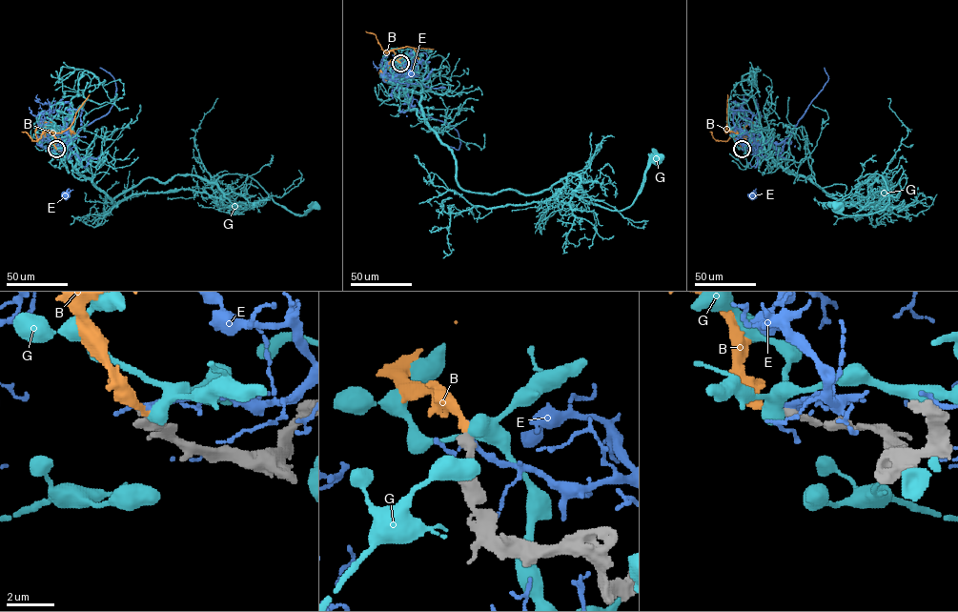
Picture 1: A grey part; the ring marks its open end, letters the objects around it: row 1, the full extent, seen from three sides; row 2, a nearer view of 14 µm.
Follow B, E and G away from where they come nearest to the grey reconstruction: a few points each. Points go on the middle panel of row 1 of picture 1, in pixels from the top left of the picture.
B: (401, 64), (397, 60), (400, 55), (397, 55), (393, 50), (406, 47), (433, 49)
E: (401, 64), (411, 68), (408, 84), (421, 83), (428, 76), (411, 73)
G: (401, 64), (473, 193), (536, 194), (560, 179), (621, 211), (657, 156)

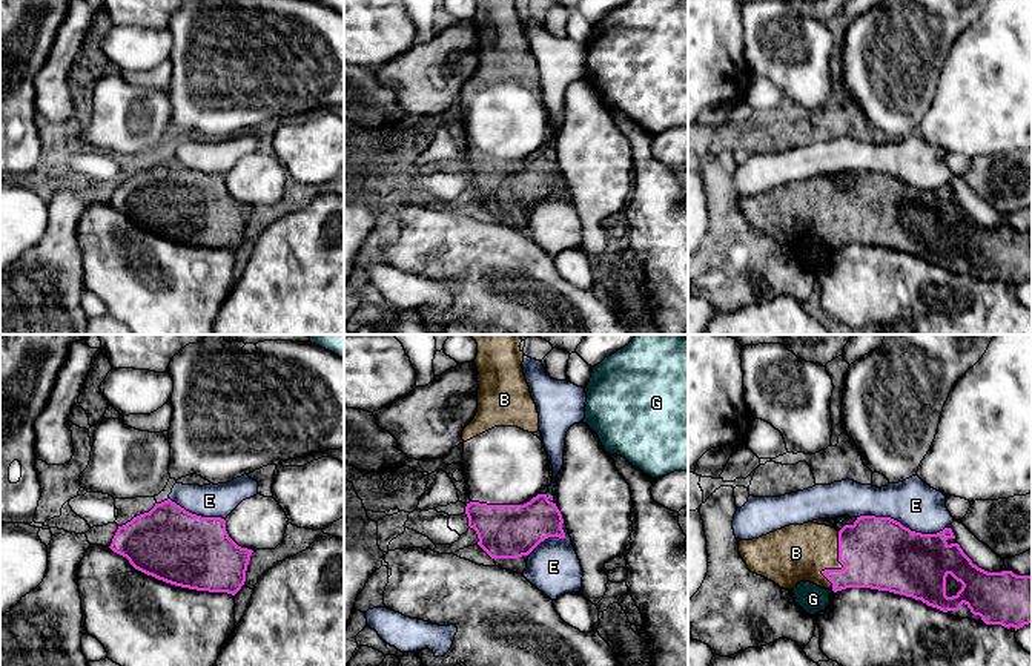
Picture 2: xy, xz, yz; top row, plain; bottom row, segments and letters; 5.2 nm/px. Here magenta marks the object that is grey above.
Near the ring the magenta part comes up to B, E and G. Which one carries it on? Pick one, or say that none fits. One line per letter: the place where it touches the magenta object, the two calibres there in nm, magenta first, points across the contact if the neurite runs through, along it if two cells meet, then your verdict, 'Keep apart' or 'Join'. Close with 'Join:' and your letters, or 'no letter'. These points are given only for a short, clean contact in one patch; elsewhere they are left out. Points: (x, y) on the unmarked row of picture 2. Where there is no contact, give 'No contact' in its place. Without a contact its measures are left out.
B: Touches magenta at yz (842, 224). Thickness 380 nm (magenta) against 300 nm. Path across: yz (879, 209), (856, 212), (842, 224), (817, 209), (797, 209). Join
E: Touches magenta at yz (902, 181). Thickness 380 nm (magenta) against 240 nm. Keep apart
G: No contact. Keep apart
Join: B

